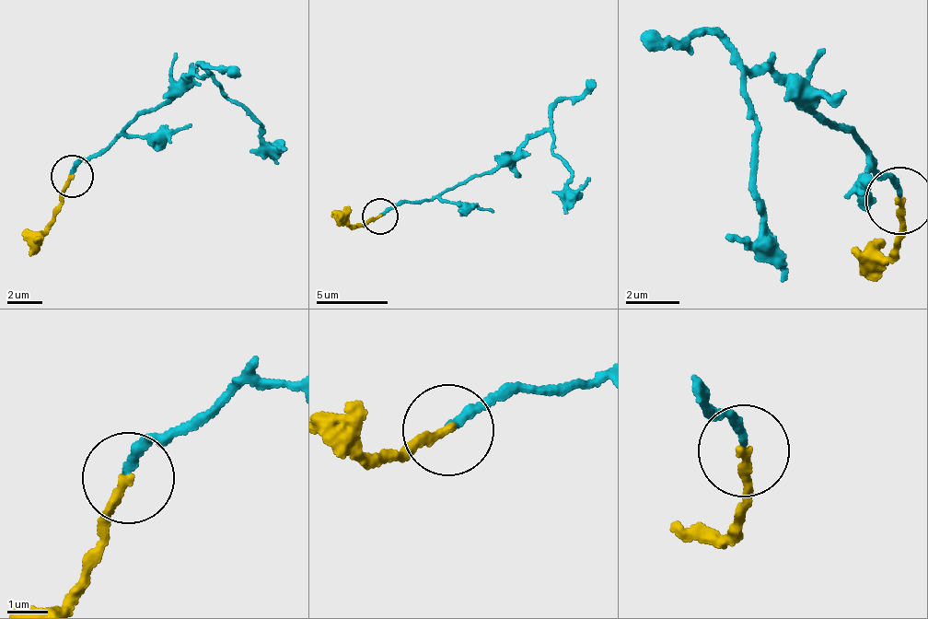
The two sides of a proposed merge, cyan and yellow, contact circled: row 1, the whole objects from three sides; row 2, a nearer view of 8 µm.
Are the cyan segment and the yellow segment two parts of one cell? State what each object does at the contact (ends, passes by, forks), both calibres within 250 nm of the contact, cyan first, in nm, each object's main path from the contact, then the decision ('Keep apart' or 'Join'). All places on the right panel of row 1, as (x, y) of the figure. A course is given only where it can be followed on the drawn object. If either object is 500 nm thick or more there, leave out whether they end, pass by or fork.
At the ring cyan ends. At the ring yellow ends. Thickness 190 nm (cyan) against 200 nm. Course of cyan: (901, 198), (814, 93), (752, 70), (760, 195), (767, 243), (789, 277). Course of yellow: (901, 198), (899, 244), (857, 274). Join

